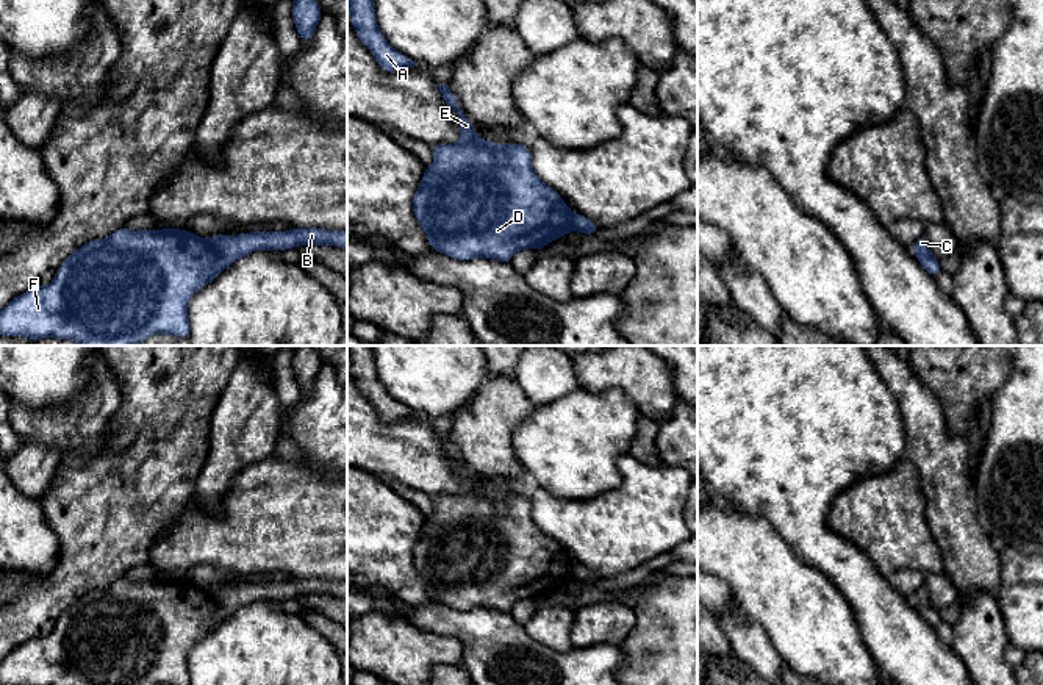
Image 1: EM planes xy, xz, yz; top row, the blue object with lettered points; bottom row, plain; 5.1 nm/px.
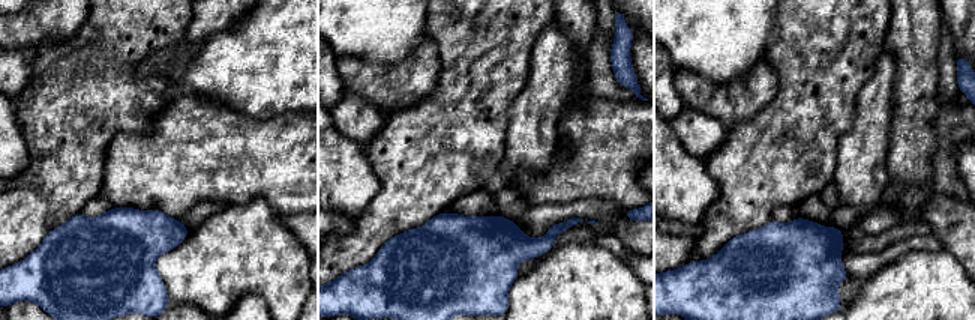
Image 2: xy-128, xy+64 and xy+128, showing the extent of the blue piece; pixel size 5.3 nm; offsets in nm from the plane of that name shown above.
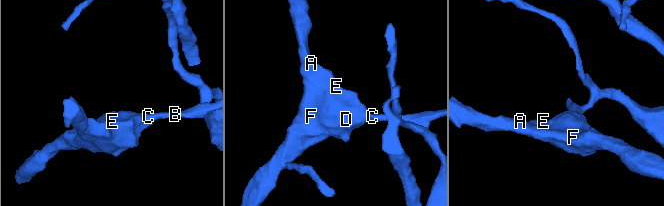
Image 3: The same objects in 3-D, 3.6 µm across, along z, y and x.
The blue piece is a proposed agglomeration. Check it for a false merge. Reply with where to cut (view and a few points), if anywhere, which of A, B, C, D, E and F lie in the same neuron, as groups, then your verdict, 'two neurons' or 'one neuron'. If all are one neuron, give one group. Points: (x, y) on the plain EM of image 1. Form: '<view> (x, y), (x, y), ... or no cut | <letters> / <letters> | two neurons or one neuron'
xy (207, 590), (232, 612) | A D E F / B C | two neurons

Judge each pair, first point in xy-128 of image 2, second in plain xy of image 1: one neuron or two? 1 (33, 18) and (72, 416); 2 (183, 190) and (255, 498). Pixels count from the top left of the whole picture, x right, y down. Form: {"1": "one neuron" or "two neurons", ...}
{"1": "one neuron", "2": "one neuron"}

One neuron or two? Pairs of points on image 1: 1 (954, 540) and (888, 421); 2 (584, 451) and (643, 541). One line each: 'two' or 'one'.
1: two
2: two

